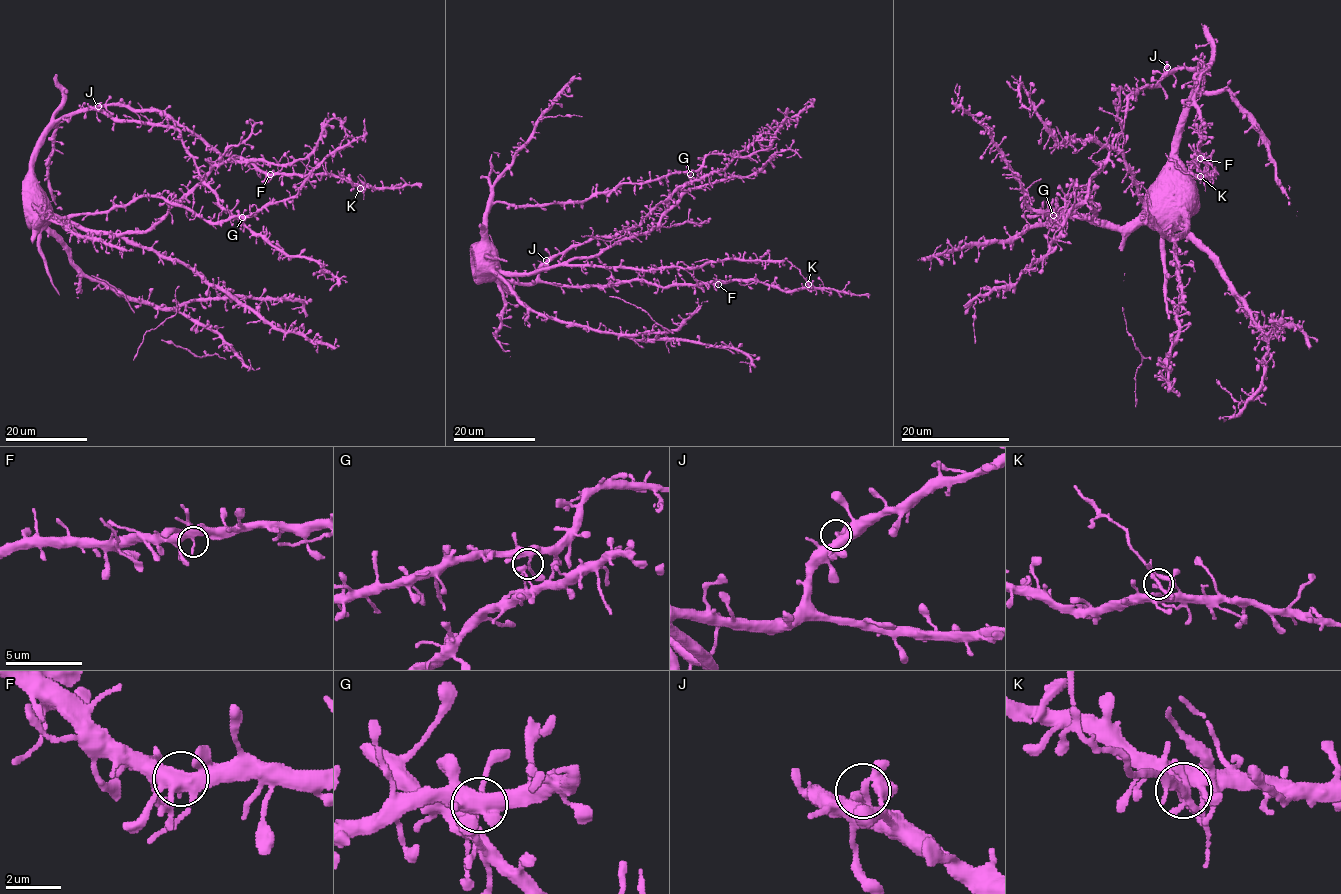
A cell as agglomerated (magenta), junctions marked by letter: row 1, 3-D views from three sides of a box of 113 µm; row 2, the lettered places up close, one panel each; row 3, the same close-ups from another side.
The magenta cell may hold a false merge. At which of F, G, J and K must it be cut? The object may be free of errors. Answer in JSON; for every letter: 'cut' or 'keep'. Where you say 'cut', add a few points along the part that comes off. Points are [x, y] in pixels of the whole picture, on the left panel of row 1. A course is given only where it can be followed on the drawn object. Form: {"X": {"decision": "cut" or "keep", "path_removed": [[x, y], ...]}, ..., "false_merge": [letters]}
{"F": {"decision": "keep"}, "G": {"decision": "keep"}, "J": {"decision": "keep"}, "K": {"decision": "cut", "path_removed": [[360, 188], [352, 185], [338, 170]]}, "false_merge": ["K"]}

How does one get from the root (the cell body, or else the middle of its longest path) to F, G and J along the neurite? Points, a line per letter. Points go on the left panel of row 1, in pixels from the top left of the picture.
F: (32, 170), (38, 141), (57, 121), (92, 107), (118, 105), (164, 110), (218, 152), (246, 157), (270, 174)
G: (32, 170), (33, 214), (39, 225), (49, 219), (108, 212), (142, 197), (168, 199), (214, 222), (242, 217)
J: (32, 170), (38, 141), (57, 121), (98, 106)

